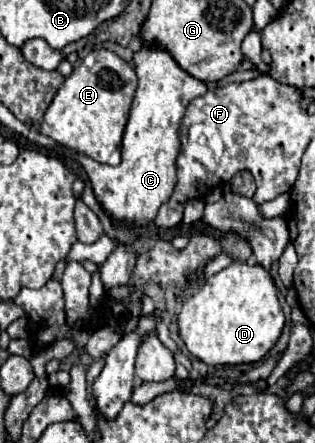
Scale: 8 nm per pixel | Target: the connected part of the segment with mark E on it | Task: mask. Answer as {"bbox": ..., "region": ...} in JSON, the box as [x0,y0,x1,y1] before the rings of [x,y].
{"bbox":[31,48,137,166],"region":[[[105,48],[93,50],[79,66],[73,68],[73,74],[65,78],[49,104],[41,126],[31,128],[73,152],[81,152],[97,162],[117,166],[121,162],[121,136],[127,124],[135,88],[137,74],[129,62]]]}

